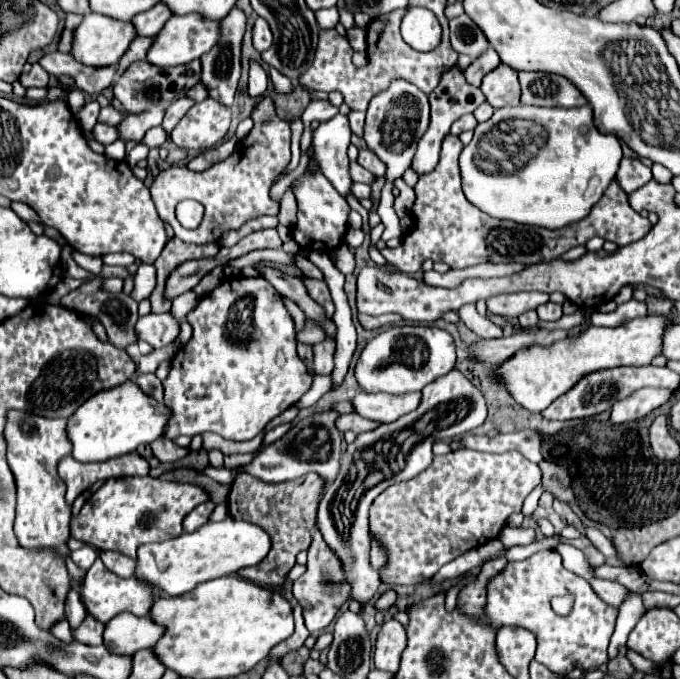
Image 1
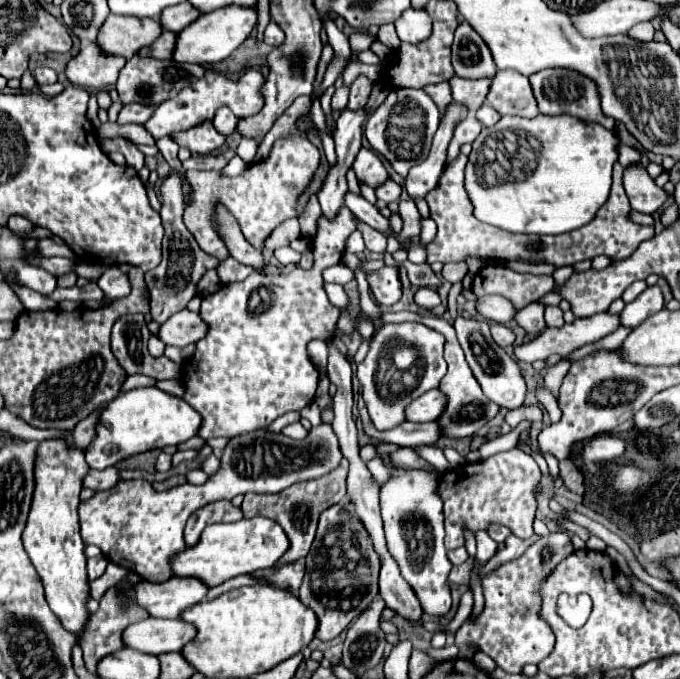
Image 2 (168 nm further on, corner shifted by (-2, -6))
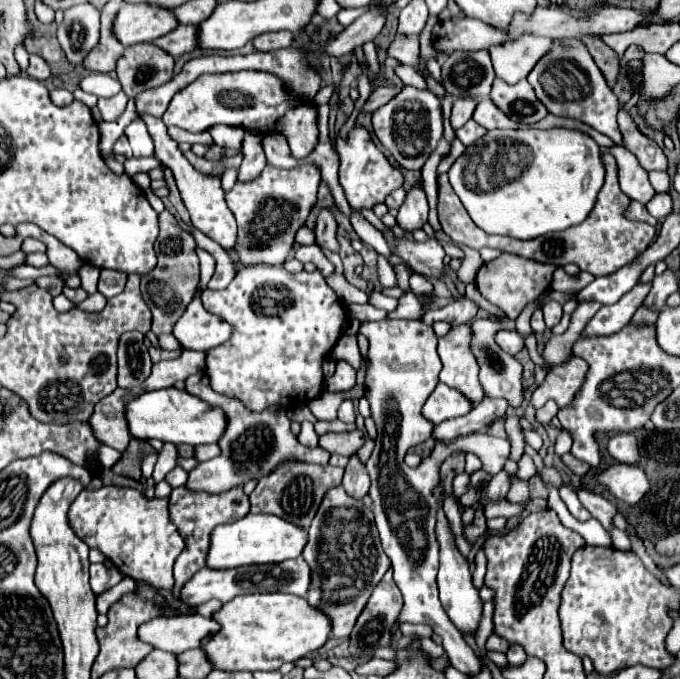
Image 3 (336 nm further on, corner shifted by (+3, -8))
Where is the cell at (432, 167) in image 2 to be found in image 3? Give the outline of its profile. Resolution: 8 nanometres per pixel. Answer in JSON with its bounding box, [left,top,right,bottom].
[396,179,428,231]

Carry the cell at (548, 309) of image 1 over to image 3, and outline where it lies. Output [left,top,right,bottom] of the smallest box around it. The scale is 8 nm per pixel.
[542,299,562,329]

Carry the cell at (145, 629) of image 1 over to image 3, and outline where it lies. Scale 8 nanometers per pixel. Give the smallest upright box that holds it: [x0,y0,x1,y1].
[138,615,218,653]

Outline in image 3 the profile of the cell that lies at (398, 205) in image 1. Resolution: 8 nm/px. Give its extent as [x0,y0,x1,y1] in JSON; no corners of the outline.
[202,265,346,413]

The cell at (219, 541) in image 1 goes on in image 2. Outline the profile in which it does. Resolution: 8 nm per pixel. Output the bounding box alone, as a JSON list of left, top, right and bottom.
[173,517,289,587]

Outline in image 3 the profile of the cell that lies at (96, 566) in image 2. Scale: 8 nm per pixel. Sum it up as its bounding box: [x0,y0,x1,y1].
[90,565,122,593]

